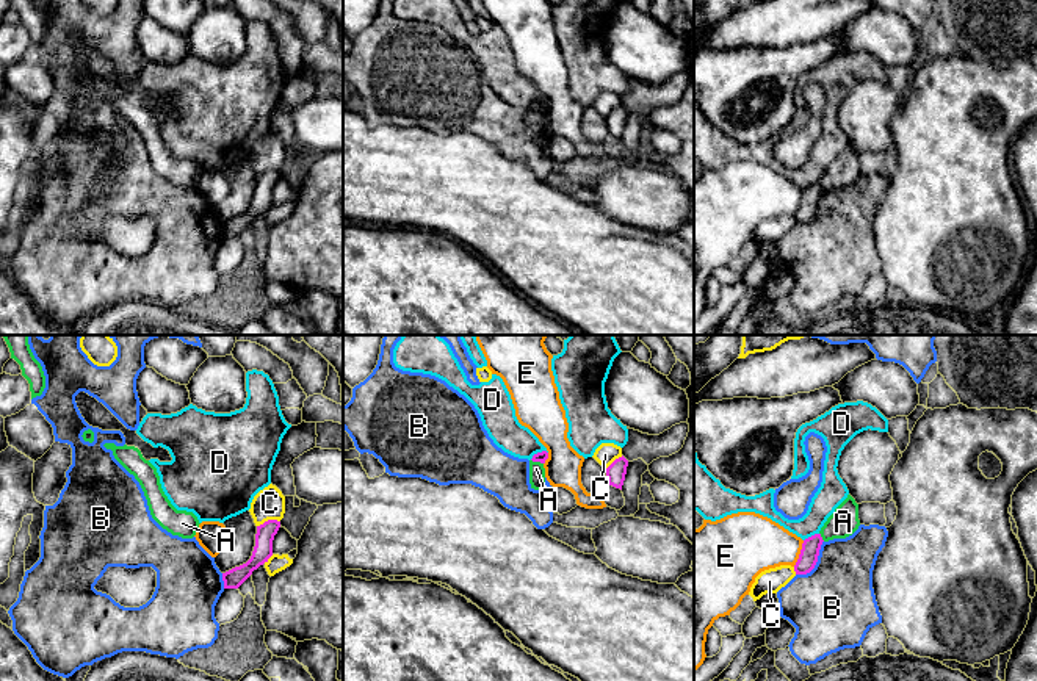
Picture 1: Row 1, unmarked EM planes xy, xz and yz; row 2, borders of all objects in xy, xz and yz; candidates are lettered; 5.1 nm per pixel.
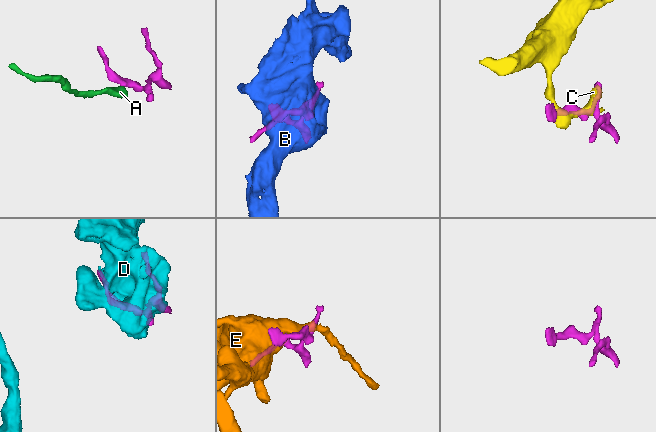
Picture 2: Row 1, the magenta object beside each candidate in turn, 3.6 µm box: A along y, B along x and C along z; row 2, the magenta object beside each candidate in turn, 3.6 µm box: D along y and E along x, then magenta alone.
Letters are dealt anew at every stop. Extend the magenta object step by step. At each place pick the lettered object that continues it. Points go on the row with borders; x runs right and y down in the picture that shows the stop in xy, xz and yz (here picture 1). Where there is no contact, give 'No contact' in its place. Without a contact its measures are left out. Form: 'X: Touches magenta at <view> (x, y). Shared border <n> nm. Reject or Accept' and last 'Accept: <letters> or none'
A: Touches magenta at xz (538, 461). Shared border 70 nm. Reject
B: Touches magenta at yz (816, 561). Shared border 240 nm. Reject
C: Touches magenta at xy (268, 520). Shared border 120 nm. Reject
D: Touches magenta at xz (538, 453). Shared border 100 nm. Reject
E: Touches magenta at yz (801, 553). Shared border 150 nm. Reject
Accept: none

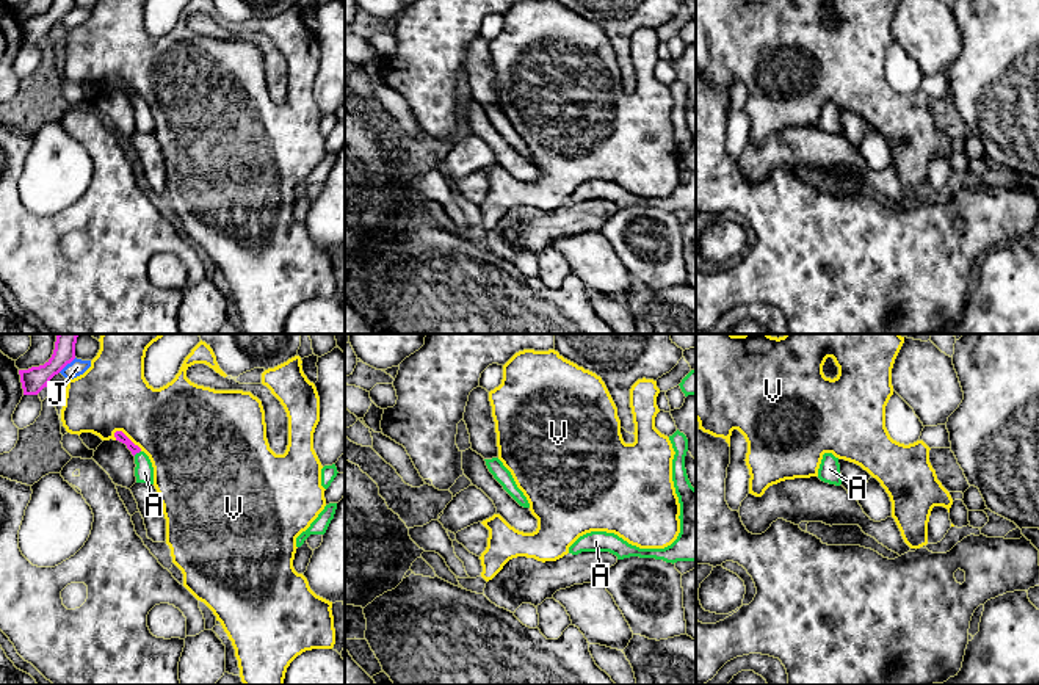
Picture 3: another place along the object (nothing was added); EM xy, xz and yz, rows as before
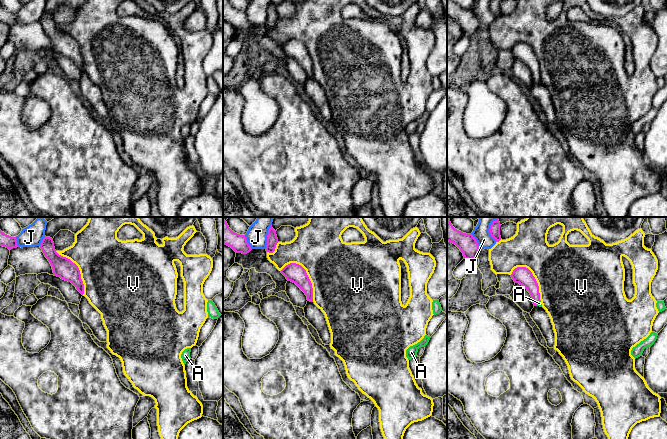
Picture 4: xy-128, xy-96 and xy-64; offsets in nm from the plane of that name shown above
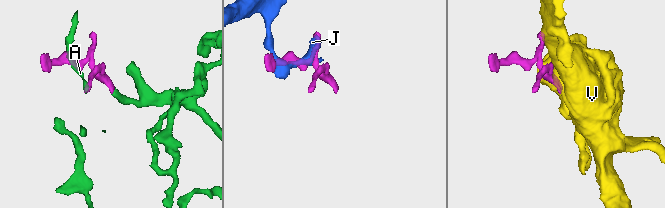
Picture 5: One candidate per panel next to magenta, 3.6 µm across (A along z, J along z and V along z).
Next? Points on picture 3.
A: Touches magenta at xy (137, 452). Shared border 50 nm. Accept
J: Touches magenta at xy (66, 364). Shared border 120 nm. Reject
V: Touches magenta at xy (126, 436). Shared border 180 nm. Reject
Accept: A

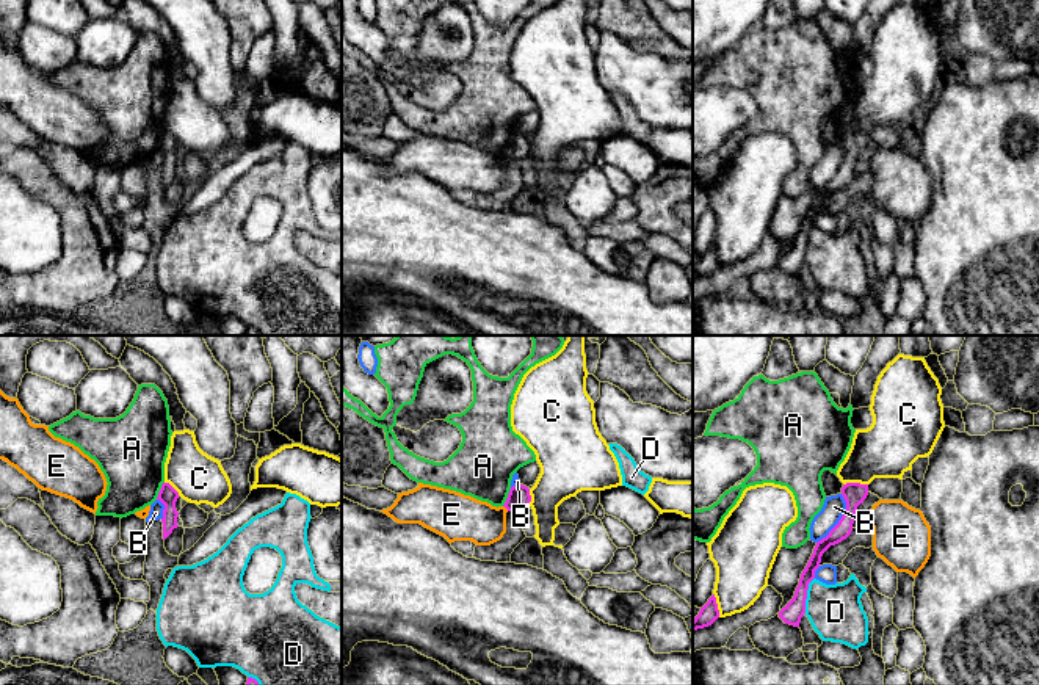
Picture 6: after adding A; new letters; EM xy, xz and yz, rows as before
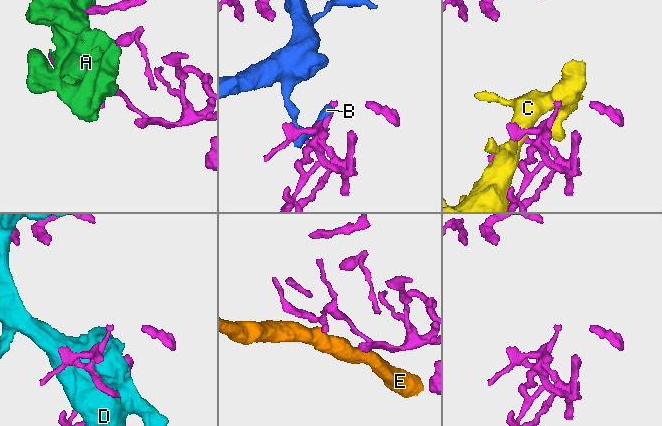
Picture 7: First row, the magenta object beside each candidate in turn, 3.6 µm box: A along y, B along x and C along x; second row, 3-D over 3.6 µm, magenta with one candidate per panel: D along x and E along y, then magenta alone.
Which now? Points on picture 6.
A: Touches magenta at xz (508, 497). Shared border 110 nm. Reject
B: Touches magenta at yz (840, 519). Shared border 280 nm. Reject
C: Touches magenta at yz (854, 483). Shared border 130 nm. Reject
D: Touches magenta at yz (806, 594). Shared border 190 nm. Reject
E: Touches magenta at xz (506, 508). Shared border 40 nm. Reject
Accept: none

